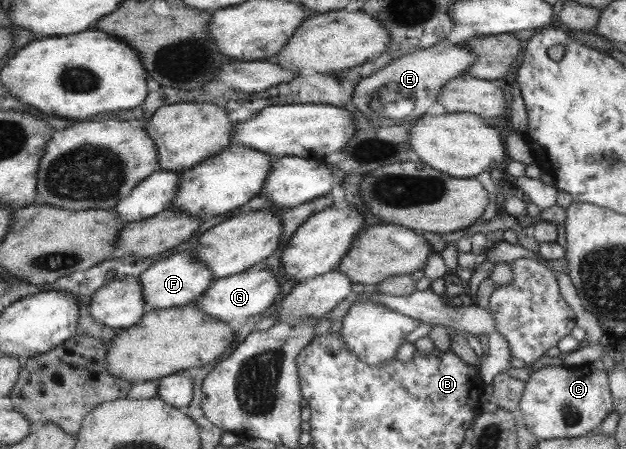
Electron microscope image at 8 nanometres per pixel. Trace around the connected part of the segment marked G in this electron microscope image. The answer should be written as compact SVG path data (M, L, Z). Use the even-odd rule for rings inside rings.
M255 267L242 271L240 274L231 274L226 278L214 278L205 293L194 300L196 310L212 316L214 320L220 320L236 330L250 317L262 313L264 309L272 305L274 297L280 293L278 285L279 275L265 268Z

